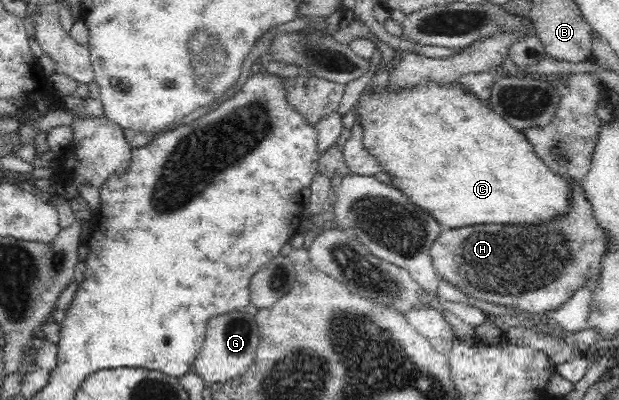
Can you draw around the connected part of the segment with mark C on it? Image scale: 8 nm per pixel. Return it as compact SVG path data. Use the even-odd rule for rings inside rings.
M436 83L420 84L420 87L408 88L408 91L388 93L388 91L372 91L364 93L360 99L358 121L363 127L363 146L369 155L373 155L379 162L381 169L390 173L388 185L393 185L403 191L417 207L421 207L428 215L432 215L442 227L459 228L484 225L484 223L552 223L554 217L564 215L567 206L568 186L564 179L554 174L548 166L536 155L532 144L526 139L521 130L515 130L507 121L504 121L490 106L486 106L480 98L468 94L461 87L444 87Z

